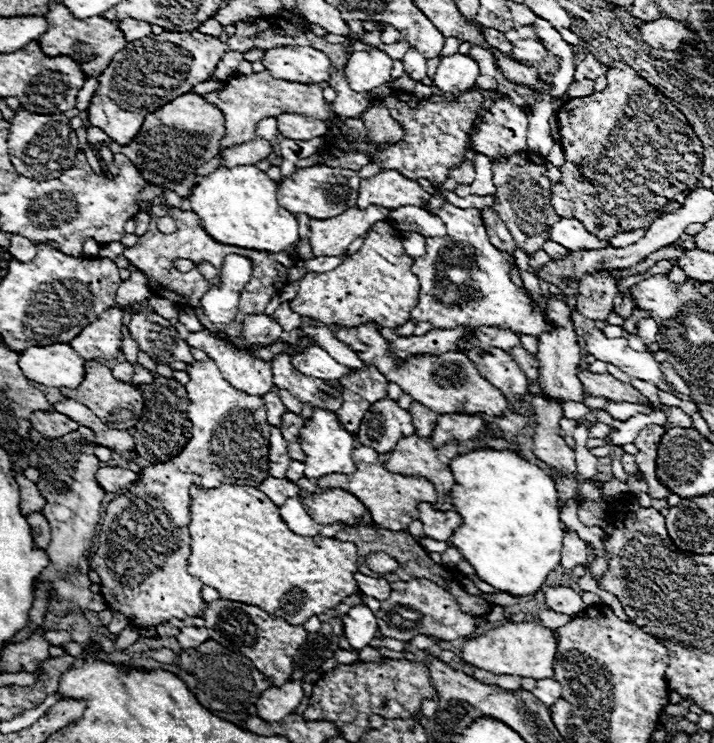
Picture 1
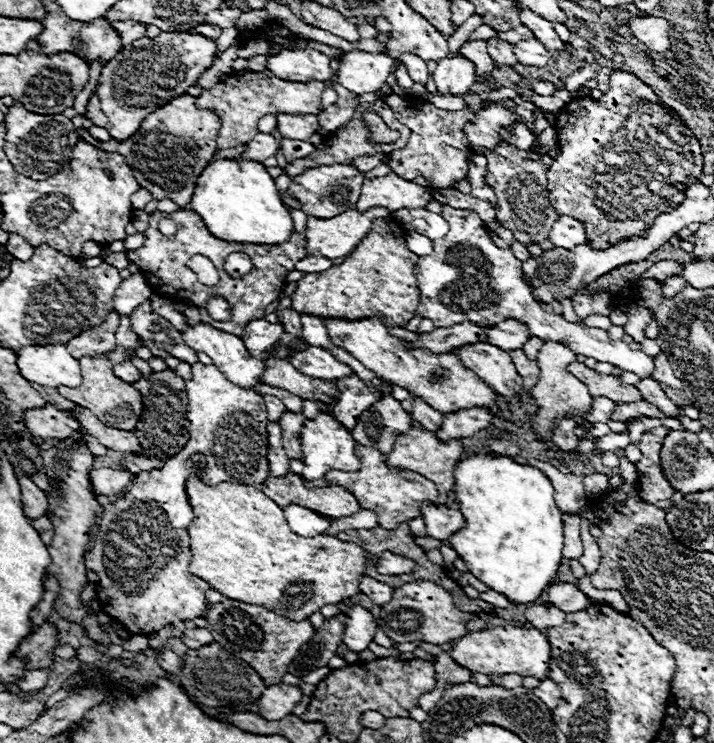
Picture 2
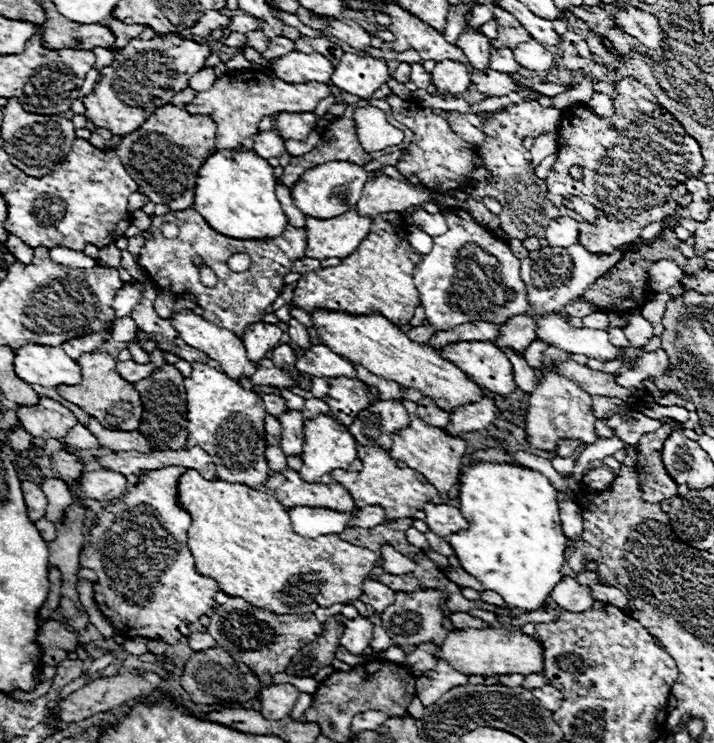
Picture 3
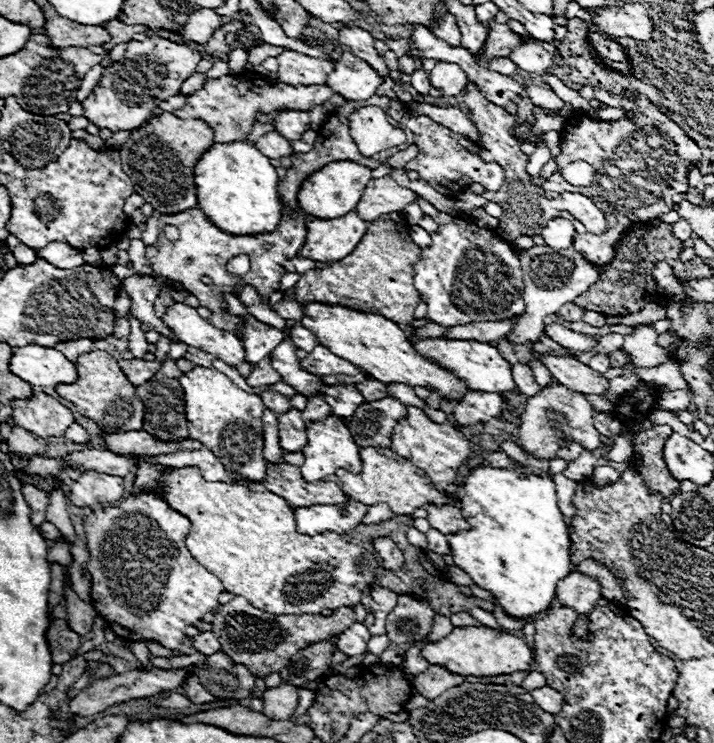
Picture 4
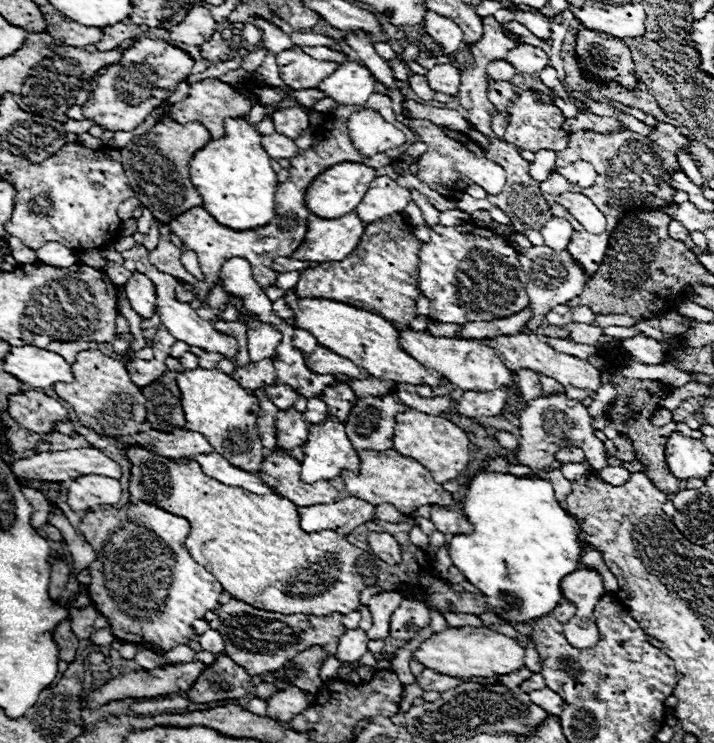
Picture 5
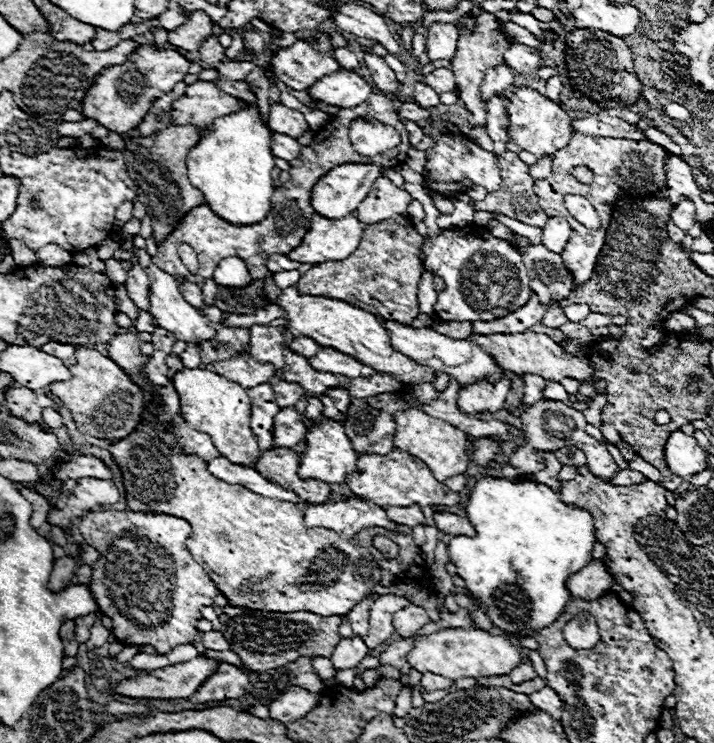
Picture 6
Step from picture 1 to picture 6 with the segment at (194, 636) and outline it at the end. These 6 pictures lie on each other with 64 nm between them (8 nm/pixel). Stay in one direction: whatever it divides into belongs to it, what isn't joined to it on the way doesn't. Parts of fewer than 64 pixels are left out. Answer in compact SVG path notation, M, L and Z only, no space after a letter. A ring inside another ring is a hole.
M216 630L206 632L206 634L202 636L202 644L204 644L204 648L208 648L208 650L228 650L226 638L224 638L220 632L216 632Z

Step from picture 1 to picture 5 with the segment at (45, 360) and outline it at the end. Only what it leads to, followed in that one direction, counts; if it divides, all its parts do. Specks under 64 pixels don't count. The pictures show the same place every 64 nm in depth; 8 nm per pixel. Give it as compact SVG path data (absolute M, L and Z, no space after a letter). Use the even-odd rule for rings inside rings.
M32 344L12 346L4 360L4 370L28 388L52 388L54 382L74 380L70 364L60 354L52 354Z

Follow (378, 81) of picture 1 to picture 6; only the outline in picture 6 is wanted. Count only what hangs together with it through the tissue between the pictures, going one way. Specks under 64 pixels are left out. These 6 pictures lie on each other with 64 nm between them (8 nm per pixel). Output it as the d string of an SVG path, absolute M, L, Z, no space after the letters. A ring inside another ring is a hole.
M338 70L336 74L324 76L318 80L312 88L308 88L308 94L312 102L324 102L324 104L336 104L340 108L354 108L372 94L372 86L352 70Z

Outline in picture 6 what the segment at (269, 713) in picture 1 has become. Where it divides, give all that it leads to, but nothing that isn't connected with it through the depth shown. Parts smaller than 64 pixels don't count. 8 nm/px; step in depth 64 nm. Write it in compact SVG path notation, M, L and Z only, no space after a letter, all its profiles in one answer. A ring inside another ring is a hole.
M290 688L286 690L282 696L278 696L270 706L270 718L280 720L280 722L292 722L296 718L306 716L306 712L310 712L316 702L318 702L318 694L302 690L302 688Z

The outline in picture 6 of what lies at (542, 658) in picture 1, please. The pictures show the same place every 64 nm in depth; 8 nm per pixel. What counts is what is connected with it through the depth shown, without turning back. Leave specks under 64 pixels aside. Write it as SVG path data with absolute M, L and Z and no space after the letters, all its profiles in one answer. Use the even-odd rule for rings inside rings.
M446 628L430 636L418 636L408 664L420 672L434 672L452 680L478 678L478 676L502 676L514 670L522 662L520 650L506 636L492 636L478 628Z

